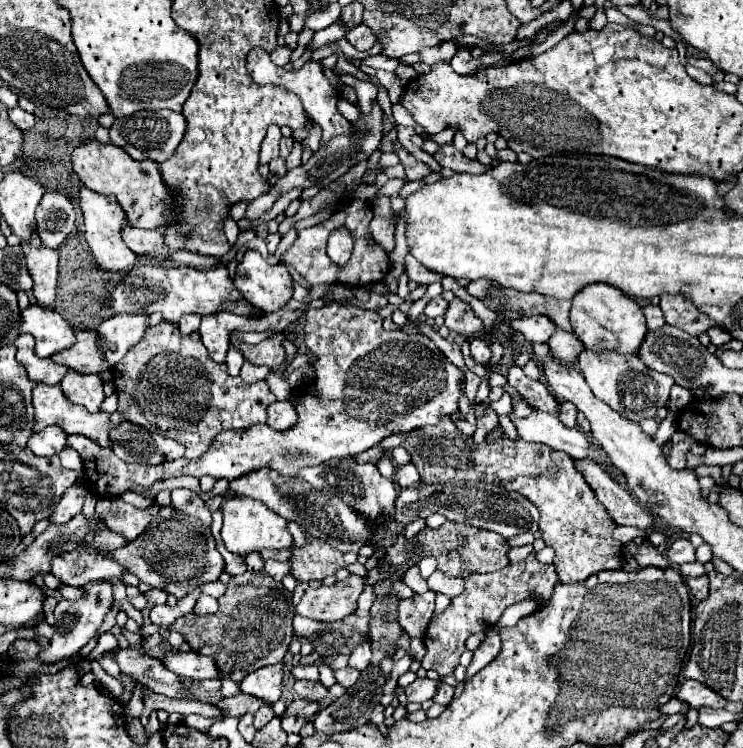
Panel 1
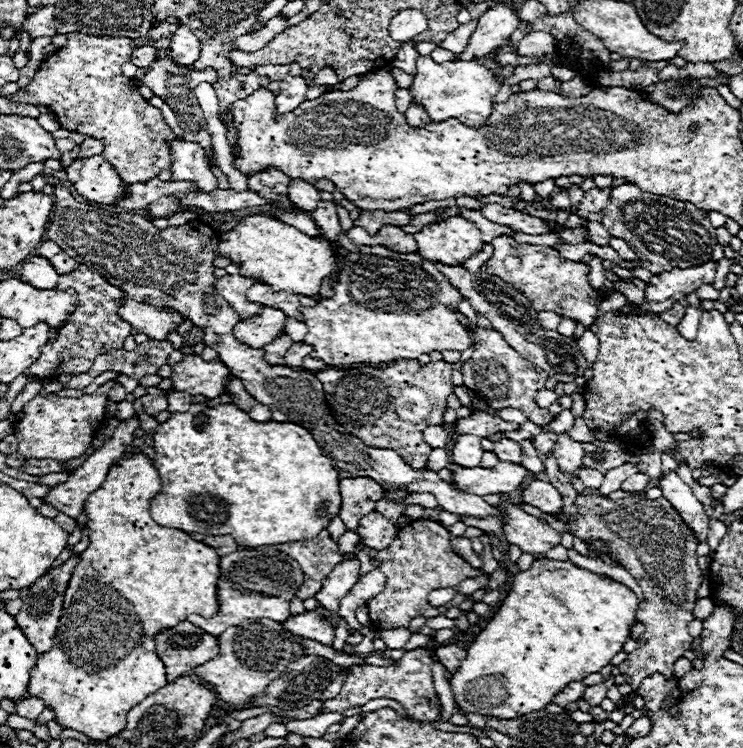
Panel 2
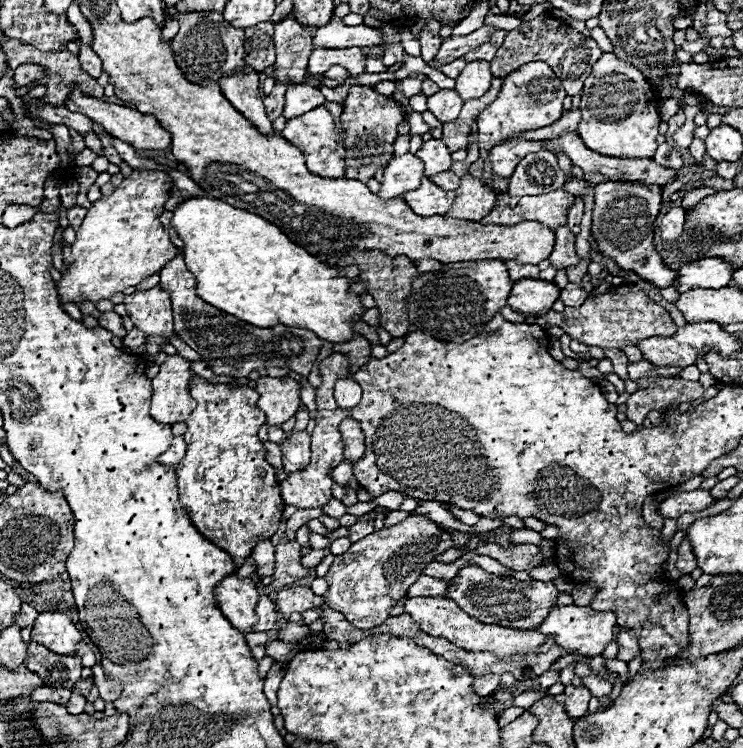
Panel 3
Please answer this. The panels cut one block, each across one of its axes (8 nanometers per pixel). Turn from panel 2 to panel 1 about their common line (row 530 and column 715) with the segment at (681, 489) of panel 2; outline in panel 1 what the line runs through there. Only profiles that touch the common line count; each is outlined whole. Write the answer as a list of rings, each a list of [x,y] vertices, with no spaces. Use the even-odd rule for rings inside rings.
[[[682,680],[682,684],[678,686],[676,698],[682,700],[684,704],[688,704],[690,708],[724,708],[726,700],[722,696],[718,696],[716,692],[712,692],[708,686],[696,682],[696,680]]]

